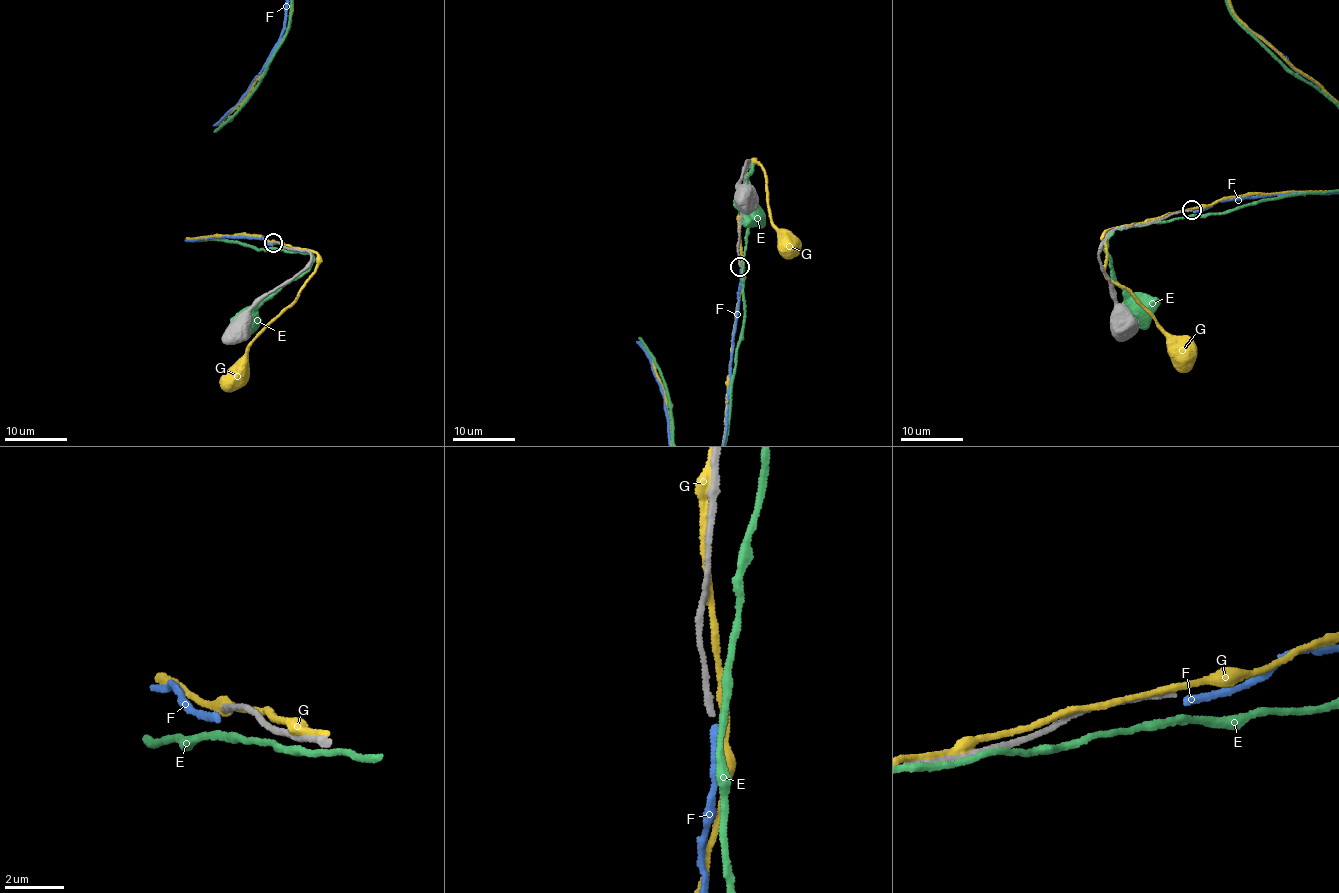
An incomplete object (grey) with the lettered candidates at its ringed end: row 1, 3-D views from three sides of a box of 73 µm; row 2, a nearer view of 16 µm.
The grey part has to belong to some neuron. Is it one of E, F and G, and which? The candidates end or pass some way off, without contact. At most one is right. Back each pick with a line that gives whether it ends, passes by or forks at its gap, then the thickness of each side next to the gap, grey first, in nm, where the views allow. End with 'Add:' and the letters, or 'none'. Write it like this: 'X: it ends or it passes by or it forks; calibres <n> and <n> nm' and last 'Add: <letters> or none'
Add: none

